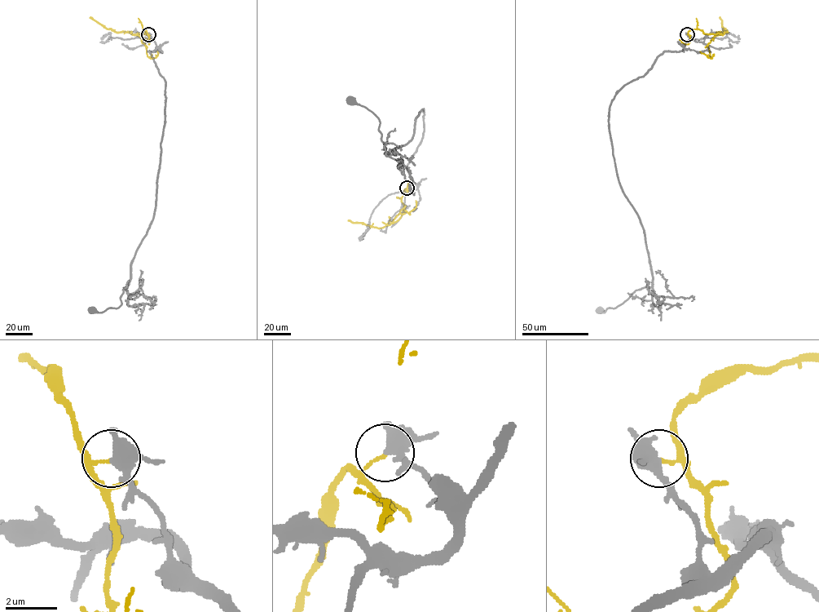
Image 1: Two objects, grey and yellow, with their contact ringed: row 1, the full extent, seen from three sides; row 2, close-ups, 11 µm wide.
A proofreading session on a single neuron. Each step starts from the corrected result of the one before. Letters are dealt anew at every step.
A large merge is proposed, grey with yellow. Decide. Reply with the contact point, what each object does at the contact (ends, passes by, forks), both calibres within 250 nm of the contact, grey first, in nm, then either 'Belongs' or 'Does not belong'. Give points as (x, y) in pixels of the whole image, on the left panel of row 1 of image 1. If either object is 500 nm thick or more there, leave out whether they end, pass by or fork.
Place: (148, 34). At the ring grey forks. At the ring yellow ends. Thickness 340 nm (grey) against 110 nm. Does not belong

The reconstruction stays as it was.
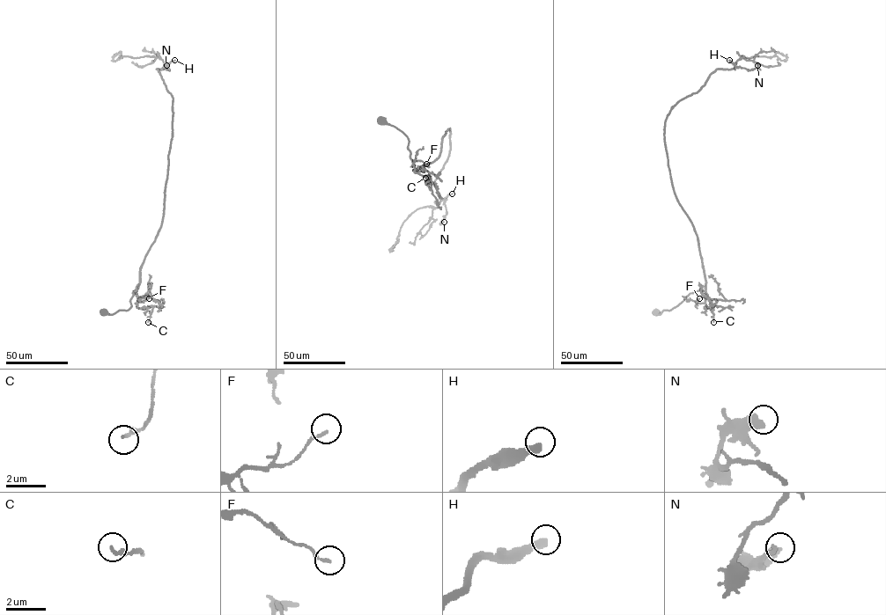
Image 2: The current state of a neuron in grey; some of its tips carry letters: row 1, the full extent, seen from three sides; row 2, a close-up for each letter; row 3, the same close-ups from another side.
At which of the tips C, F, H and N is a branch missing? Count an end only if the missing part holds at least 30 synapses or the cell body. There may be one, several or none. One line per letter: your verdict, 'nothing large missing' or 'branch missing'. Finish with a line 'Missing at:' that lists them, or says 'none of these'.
C: nothing large missing
F: nothing large missing
H: branch missing
N: nothing large missing
Missing at: H

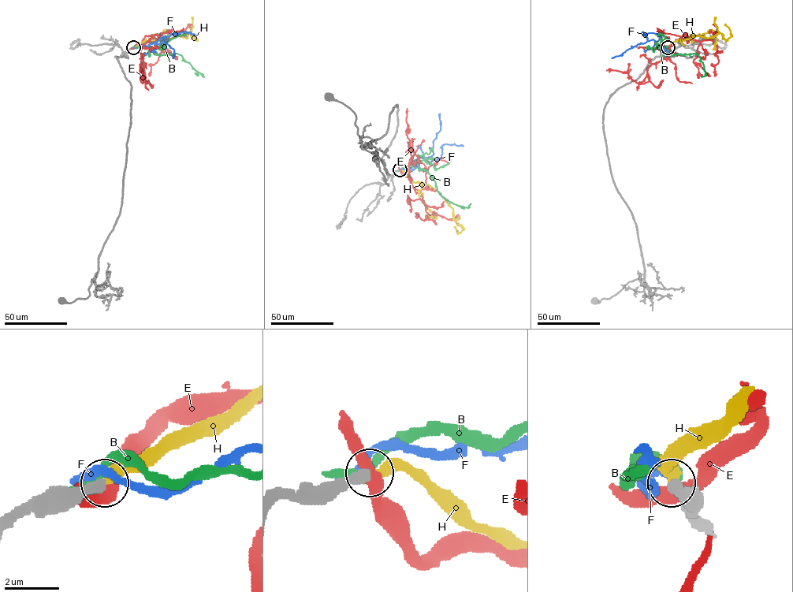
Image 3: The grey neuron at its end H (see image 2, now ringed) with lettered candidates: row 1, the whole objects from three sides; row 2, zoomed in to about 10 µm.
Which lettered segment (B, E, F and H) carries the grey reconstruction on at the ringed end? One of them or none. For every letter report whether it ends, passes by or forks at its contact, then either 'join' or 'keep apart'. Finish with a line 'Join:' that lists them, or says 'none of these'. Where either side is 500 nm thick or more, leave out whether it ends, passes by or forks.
B: keep apart
E: it passes by; keep apart
F: keep apart
H: it ends; join
Join: H

